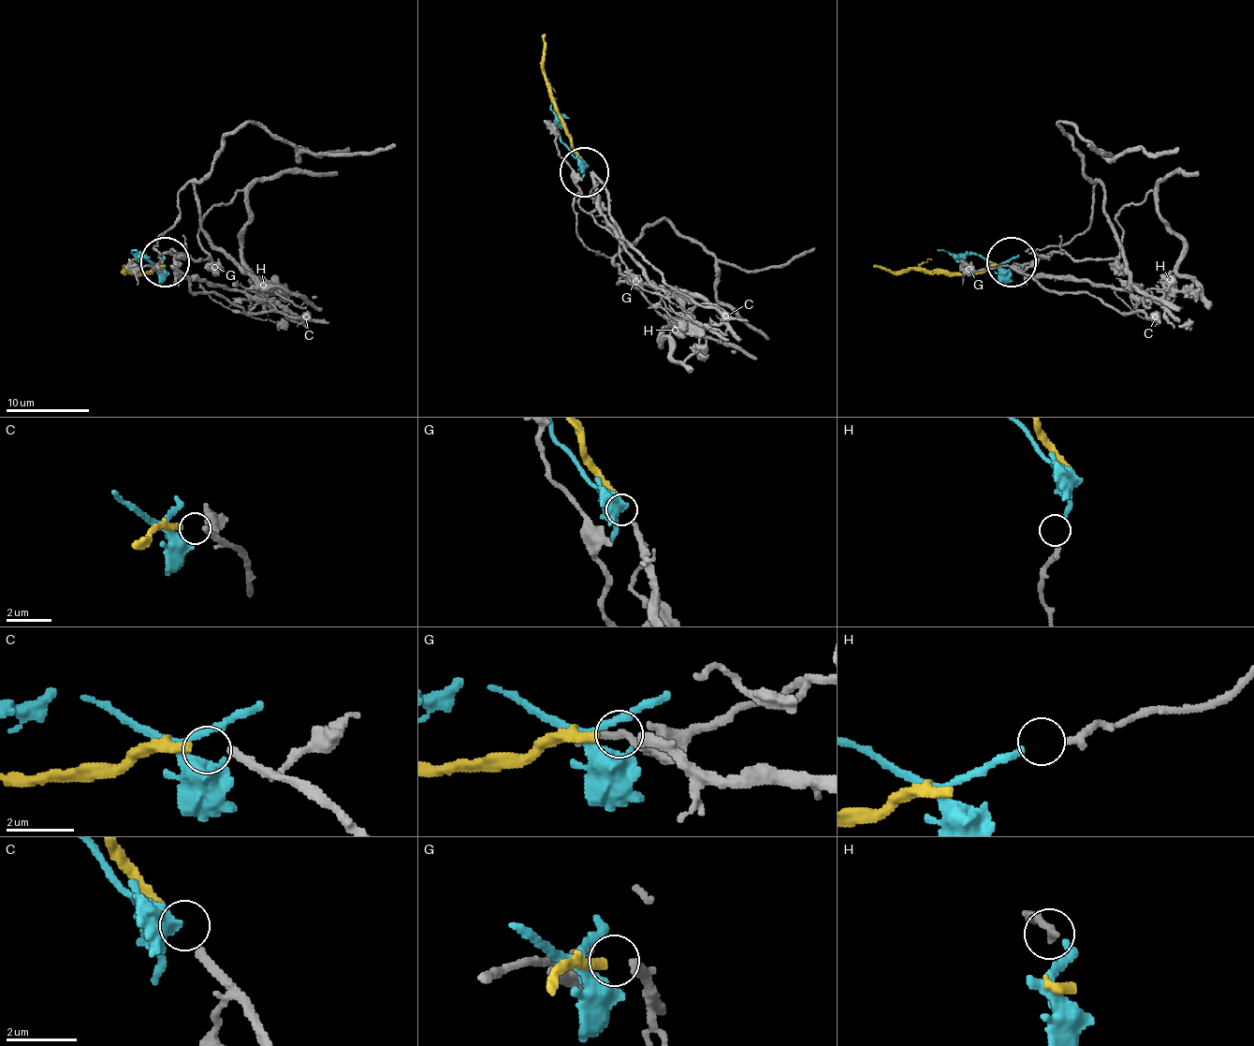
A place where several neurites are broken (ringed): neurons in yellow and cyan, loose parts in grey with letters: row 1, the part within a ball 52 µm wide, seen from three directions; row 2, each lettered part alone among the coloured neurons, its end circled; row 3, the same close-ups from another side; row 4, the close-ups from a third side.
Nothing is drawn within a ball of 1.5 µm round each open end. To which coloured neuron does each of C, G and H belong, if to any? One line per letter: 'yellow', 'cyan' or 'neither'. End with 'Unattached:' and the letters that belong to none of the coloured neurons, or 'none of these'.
C: neither
G: yellow
H: cyan
Unattached: C

